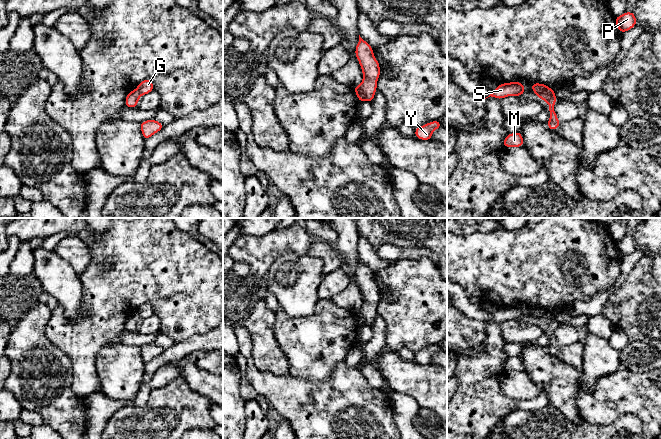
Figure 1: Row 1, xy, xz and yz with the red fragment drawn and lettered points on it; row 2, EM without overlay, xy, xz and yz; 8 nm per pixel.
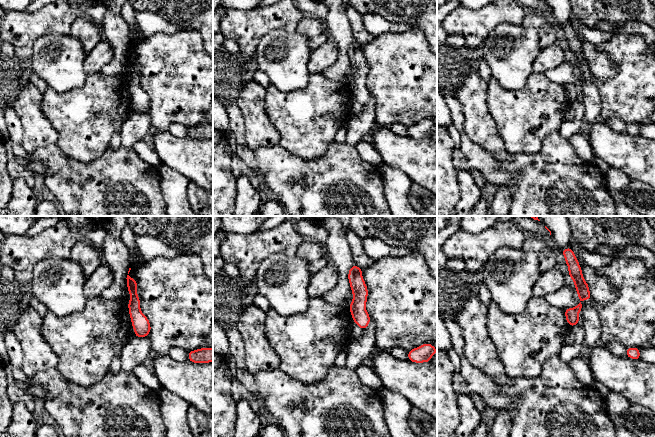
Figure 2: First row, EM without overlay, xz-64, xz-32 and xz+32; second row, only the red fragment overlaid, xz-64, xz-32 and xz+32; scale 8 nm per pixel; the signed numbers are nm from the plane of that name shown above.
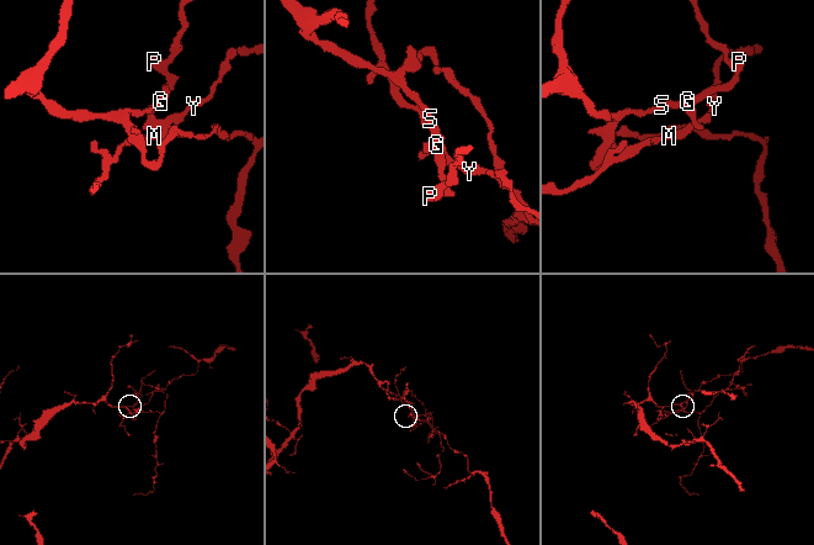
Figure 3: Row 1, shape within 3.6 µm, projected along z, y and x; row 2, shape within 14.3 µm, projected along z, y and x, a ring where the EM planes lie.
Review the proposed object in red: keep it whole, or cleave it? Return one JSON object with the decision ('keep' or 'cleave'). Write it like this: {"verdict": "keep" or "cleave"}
{"verdict": "cleave"}

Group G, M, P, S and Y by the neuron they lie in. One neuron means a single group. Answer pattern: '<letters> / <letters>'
G P S / M Y

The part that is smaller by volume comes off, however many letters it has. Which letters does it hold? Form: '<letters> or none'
M, Y

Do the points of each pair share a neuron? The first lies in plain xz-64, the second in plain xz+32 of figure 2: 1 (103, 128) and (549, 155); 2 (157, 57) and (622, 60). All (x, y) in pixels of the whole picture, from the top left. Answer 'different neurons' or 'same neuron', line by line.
1: different neurons
2: same neuron

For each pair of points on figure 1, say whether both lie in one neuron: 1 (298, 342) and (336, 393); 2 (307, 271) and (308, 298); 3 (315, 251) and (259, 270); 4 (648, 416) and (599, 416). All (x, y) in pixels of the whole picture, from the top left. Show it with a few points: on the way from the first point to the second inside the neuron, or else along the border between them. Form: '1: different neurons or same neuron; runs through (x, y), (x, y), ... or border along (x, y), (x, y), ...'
1: different neurons; border along (341, 361), (325, 380), (311, 382), (302, 379)
2: same neuron; runs through (307, 278), (307, 291)
3: different neurons; border along (312, 241), (306, 253)
4: same neuron; runs through (636, 406), (611, 406)

